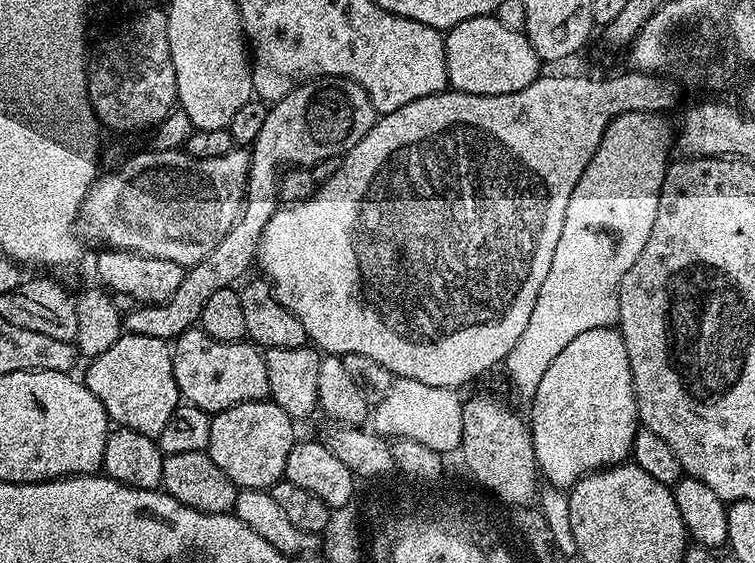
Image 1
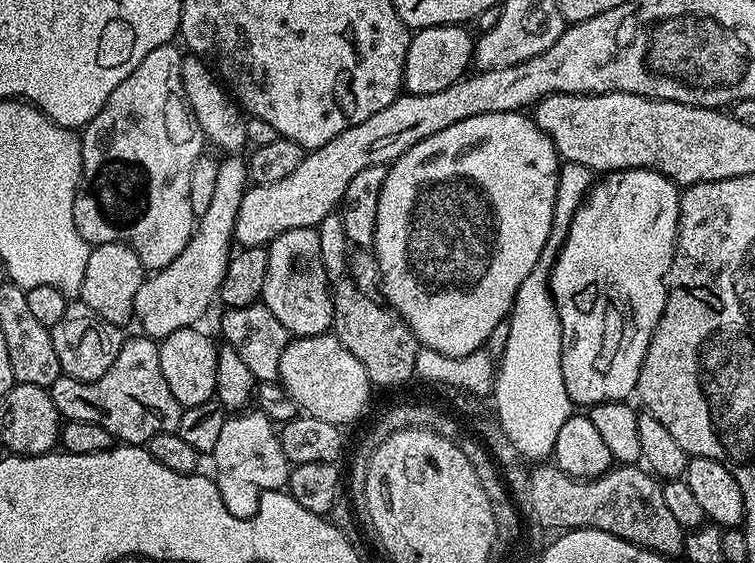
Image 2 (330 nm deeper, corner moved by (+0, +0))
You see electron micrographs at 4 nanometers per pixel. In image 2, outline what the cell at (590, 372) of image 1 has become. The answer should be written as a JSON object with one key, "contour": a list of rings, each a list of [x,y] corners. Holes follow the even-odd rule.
{"contour":[[[627,168],[625,172],[609,172],[601,182],[593,183],[579,210],[570,222],[570,230],[566,234],[560,253],[556,255],[556,265],[552,268],[550,287],[552,301],[560,309],[562,322],[562,378],[566,382],[566,394],[570,394],[573,405],[591,406],[615,400],[627,401],[636,391],[638,374],[642,362],[646,358],[646,350],[650,346],[652,331],[662,318],[662,310],[668,297],[668,270],[672,266],[672,256],[676,253],[676,230],[680,227],[680,193],[681,189],[668,176],[649,168]]]}

